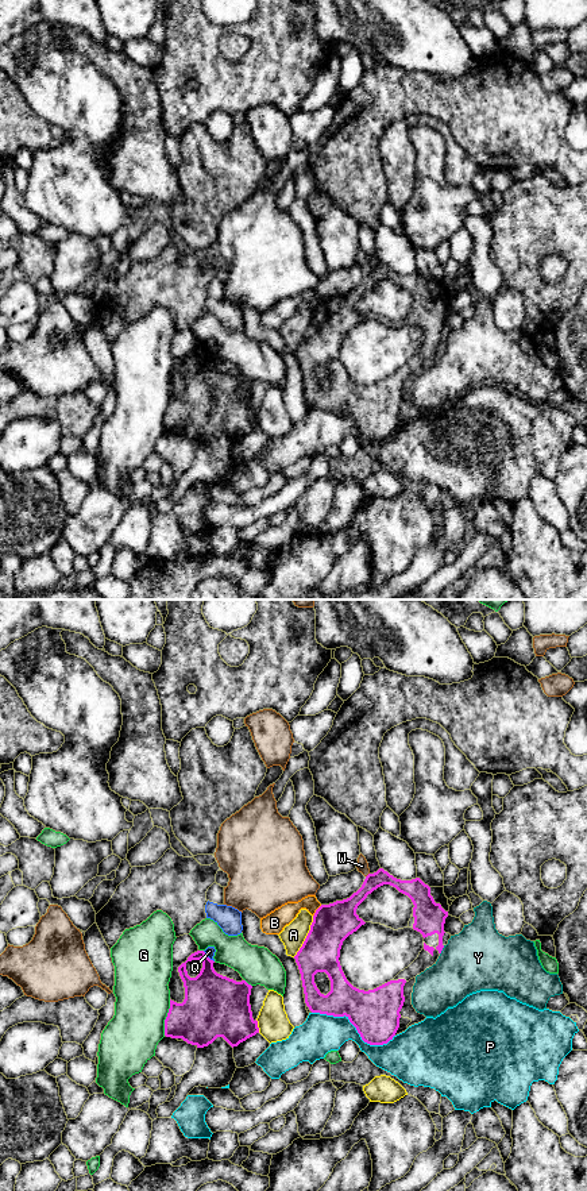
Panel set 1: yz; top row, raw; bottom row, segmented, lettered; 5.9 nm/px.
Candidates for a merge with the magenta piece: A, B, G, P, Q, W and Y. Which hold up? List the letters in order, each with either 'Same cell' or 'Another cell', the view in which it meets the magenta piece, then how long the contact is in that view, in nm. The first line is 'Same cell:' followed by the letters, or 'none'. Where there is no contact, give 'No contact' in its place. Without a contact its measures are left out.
Same cell: none
A: Another cell. Touches magenta in yz. Shared border 280 nm
B: Another cell. Touches magenta in yz. Shared border 90 nm
G: Another cell. Touches magenta in yz. Shared border 220 nm
P: Another cell. Touches magenta in yz. Shared border 500 nm
Q: Another cell. Touches magenta in yz. Shared border 100 nm
W: Another cell. Touches magenta in yz. Shared border 40 nm
Y: Another cell. Touches magenta in yz. Shared border 60 nm

